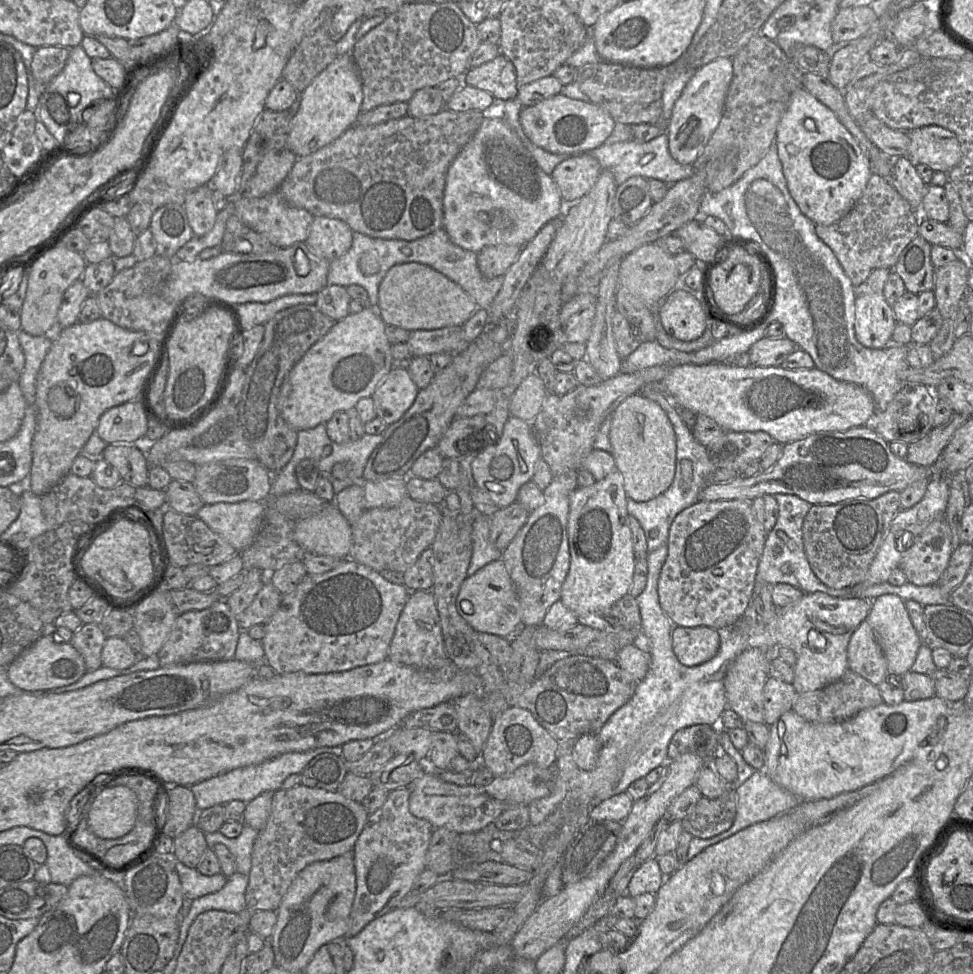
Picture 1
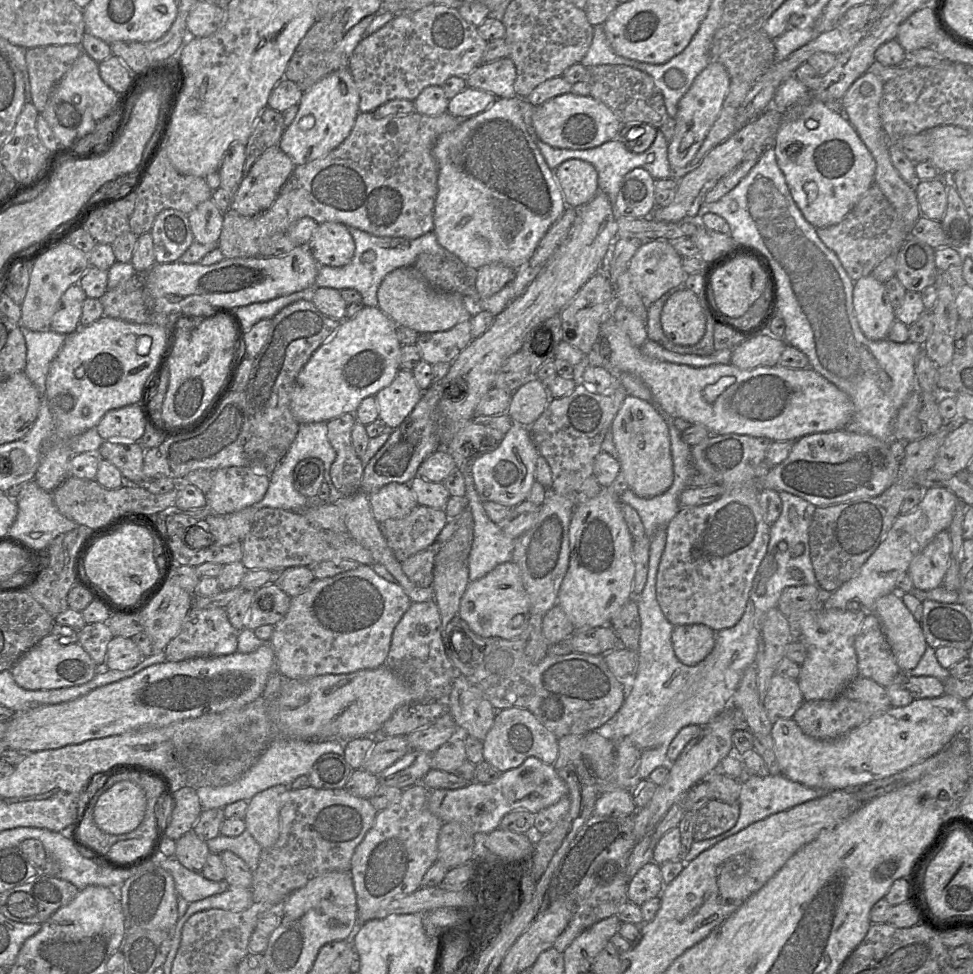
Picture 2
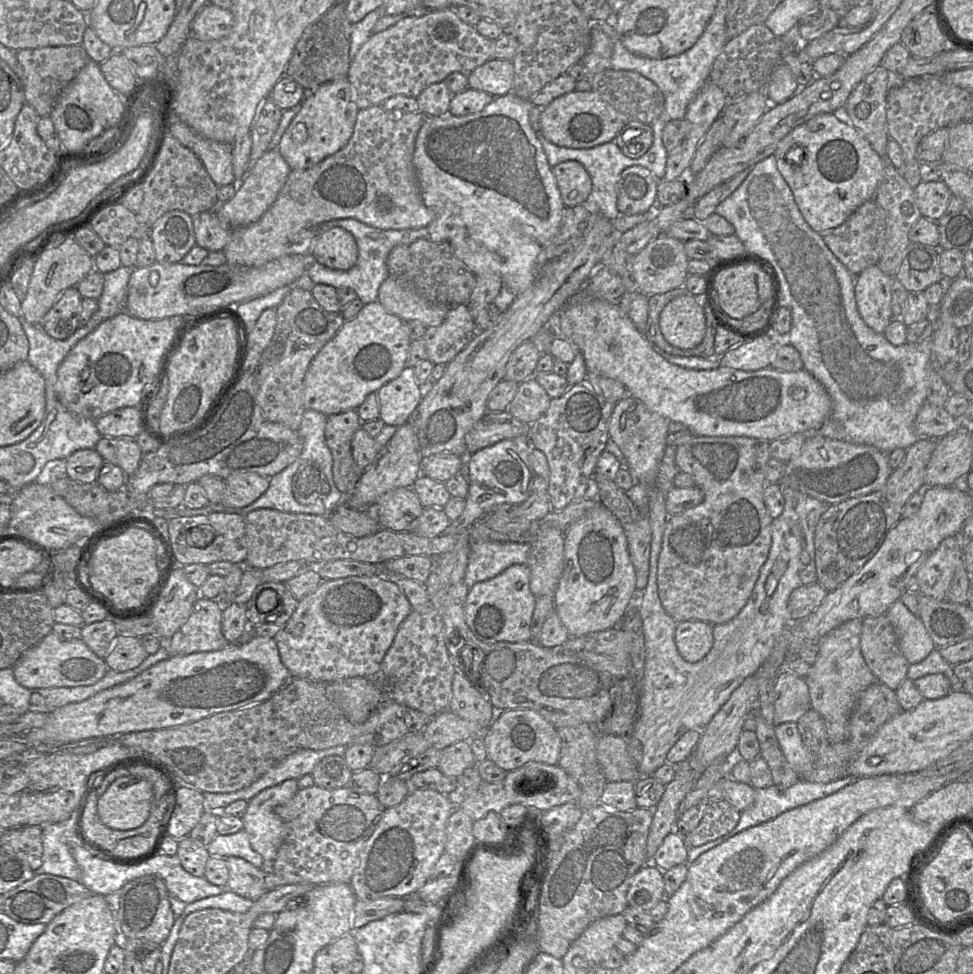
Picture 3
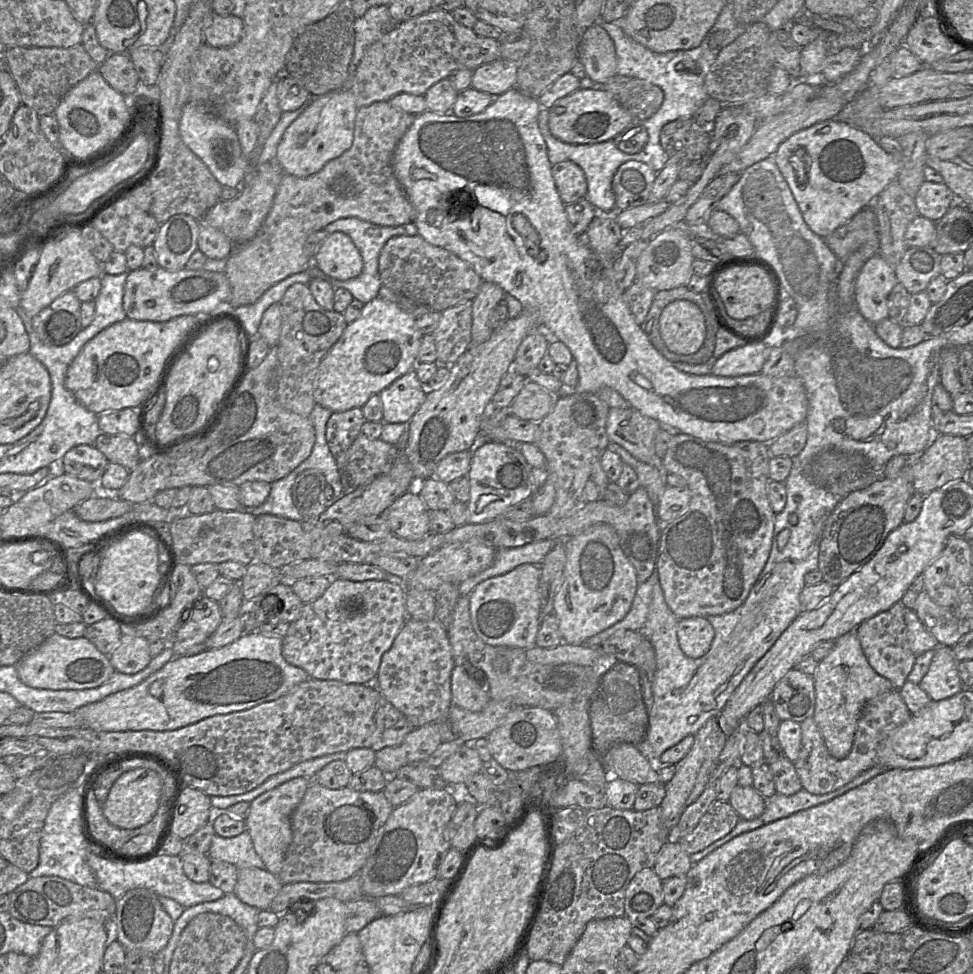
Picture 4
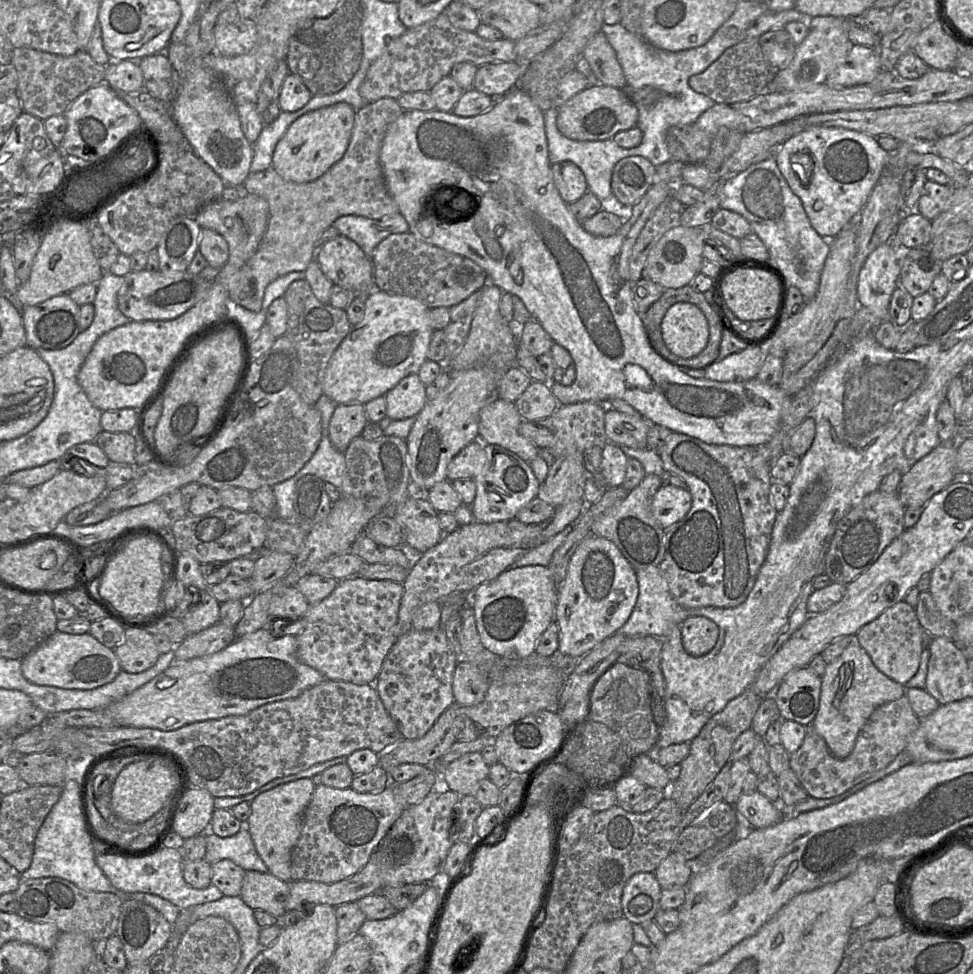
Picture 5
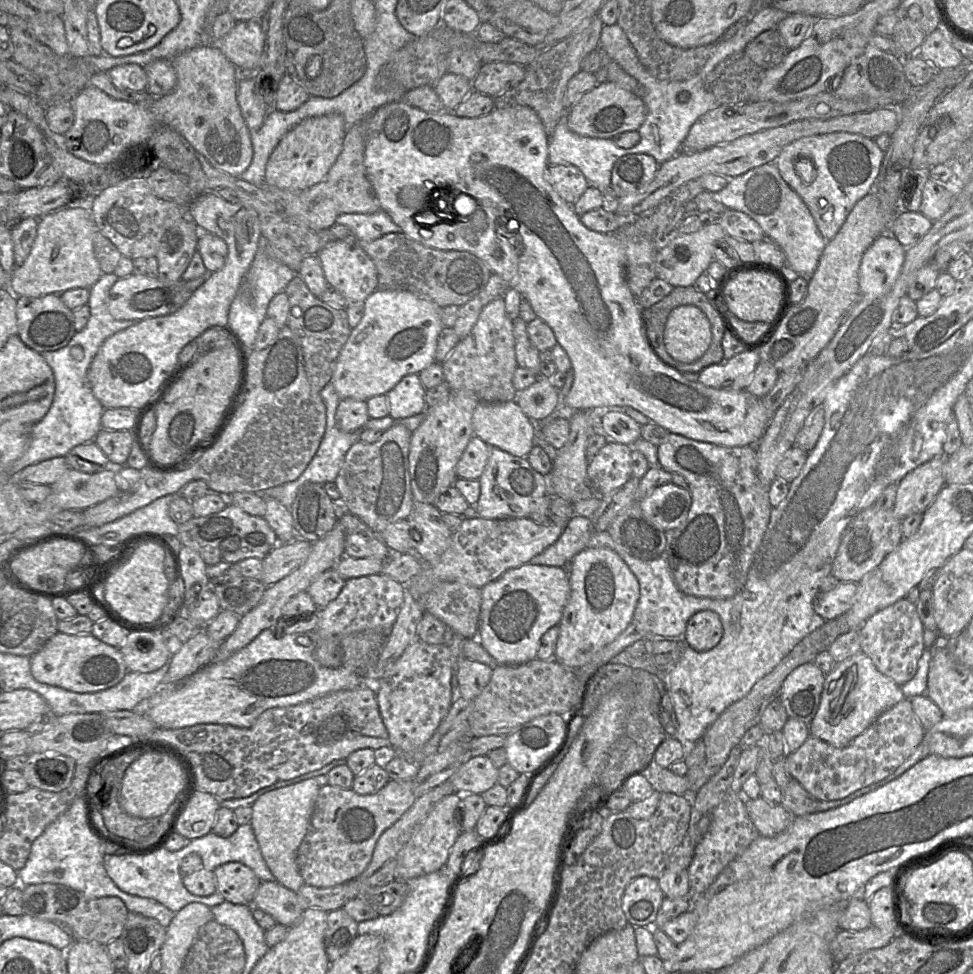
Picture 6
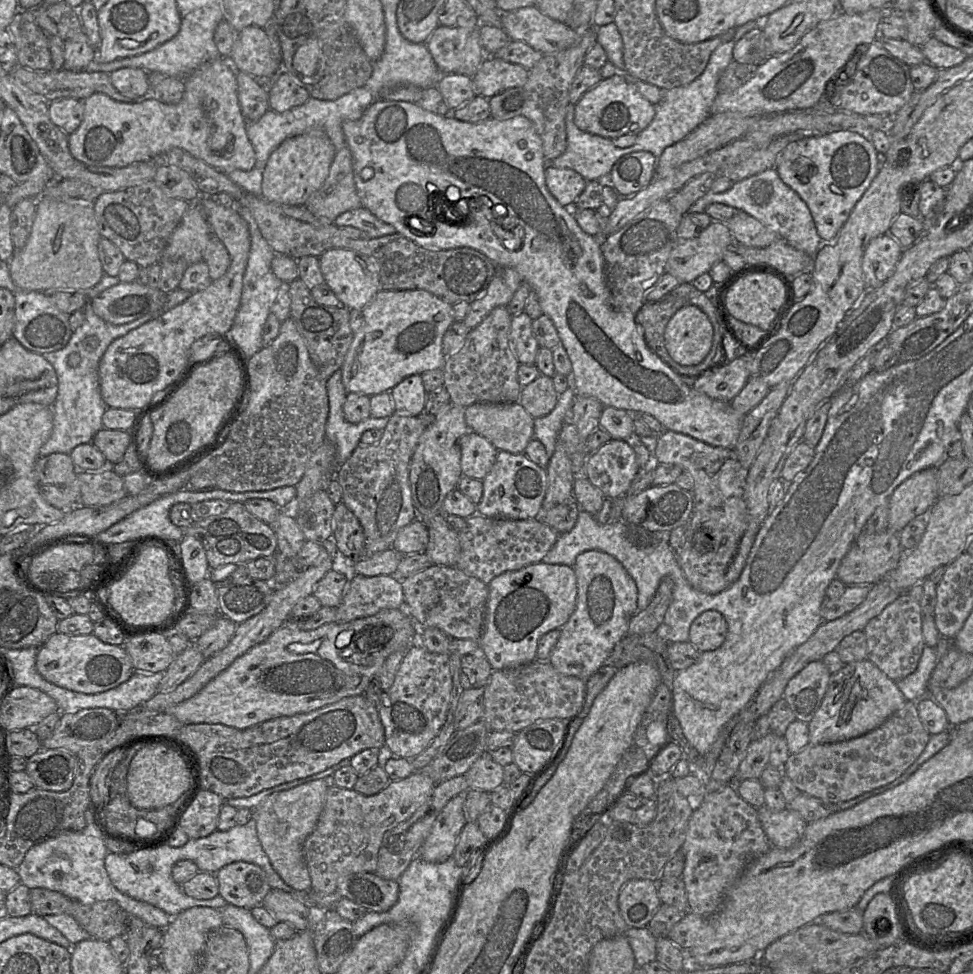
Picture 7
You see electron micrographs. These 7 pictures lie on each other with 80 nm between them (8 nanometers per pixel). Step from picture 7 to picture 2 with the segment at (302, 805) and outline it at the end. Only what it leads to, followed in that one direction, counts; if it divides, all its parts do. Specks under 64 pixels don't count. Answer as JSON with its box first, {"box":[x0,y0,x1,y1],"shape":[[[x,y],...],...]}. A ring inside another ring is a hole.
{"box":[246,785,290,848],"shape":[[[276,785],[256,794],[248,802],[246,830],[262,848],[273,846],[280,834],[280,808],[290,786]]]}

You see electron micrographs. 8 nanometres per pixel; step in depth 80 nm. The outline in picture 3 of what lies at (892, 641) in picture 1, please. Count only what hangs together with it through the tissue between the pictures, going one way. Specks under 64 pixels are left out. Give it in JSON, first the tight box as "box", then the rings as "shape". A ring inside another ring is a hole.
{"box":[885,599,936,664],"shape":[[[900,599],[889,607],[885,615],[895,628],[900,649],[909,664],[921,662],[936,648],[920,617],[913,614]]]}

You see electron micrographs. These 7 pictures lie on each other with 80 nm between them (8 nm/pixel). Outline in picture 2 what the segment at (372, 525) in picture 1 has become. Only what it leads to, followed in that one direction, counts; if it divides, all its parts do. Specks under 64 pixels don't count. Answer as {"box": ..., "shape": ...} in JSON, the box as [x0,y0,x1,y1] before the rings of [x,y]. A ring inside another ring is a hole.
{"box":[380,504,448,563],"shape":[[[418,504],[403,518],[381,522],[380,530],[395,558],[402,563],[434,545],[448,520],[444,509]]]}

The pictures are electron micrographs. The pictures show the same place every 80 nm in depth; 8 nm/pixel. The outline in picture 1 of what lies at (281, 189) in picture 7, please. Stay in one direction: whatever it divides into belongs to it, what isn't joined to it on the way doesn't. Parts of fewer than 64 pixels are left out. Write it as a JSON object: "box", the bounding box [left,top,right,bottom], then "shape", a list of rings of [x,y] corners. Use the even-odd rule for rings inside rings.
{"box":[286,54,362,157],"shape":[[[351,54],[338,55],[303,91],[300,107],[291,119],[286,148],[303,157],[328,145],[356,123],[362,101],[362,84]]]}

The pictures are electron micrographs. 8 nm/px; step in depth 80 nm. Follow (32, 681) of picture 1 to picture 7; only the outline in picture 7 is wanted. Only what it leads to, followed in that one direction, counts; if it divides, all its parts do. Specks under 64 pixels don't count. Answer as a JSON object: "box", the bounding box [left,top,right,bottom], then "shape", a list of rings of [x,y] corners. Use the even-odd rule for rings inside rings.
{"box":[36,632,136,694],"shape":[[[60,632],[53,634],[38,648],[36,669],[48,682],[84,694],[96,694],[115,688],[136,671],[123,646],[104,643],[94,634],[70,636]]]}

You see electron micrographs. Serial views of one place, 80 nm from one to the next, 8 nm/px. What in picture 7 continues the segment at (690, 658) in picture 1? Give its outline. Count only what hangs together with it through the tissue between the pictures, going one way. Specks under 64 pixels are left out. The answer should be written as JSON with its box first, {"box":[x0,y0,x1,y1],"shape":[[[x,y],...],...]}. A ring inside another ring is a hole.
{"box":[689,610,728,651],"shape":[[[716,610],[701,613],[691,624],[689,642],[699,651],[718,649],[726,640],[728,625],[725,617]]]}

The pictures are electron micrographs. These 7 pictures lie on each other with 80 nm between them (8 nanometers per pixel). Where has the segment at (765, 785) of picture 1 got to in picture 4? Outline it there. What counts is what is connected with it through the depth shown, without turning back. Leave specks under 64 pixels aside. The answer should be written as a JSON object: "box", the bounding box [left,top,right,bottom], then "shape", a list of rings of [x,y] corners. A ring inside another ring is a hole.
{"box":[689,767,886,864],"shape":[[[873,767],[859,774],[848,784],[827,794],[815,795],[805,789],[801,789],[797,793],[789,796],[775,793],[774,795],[766,798],[765,809],[760,817],[754,820],[745,820],[740,818],[736,826],[727,835],[718,839],[702,851],[689,855],[689,858],[693,864],[696,864],[722,845],[745,832],[751,831],[778,819],[788,817],[801,810],[828,802],[864,784],[885,770],[886,769],[882,767]]]}

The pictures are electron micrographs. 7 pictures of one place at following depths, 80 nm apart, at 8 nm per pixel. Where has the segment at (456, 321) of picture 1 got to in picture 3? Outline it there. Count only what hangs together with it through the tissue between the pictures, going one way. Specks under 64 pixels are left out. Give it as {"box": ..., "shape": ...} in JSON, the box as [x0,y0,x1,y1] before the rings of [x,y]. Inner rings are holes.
{"box":[377,277,452,328],"shape":[[[388,277],[380,285],[377,301],[404,322],[416,320],[426,328],[440,325],[452,307],[424,298],[394,277]]]}

